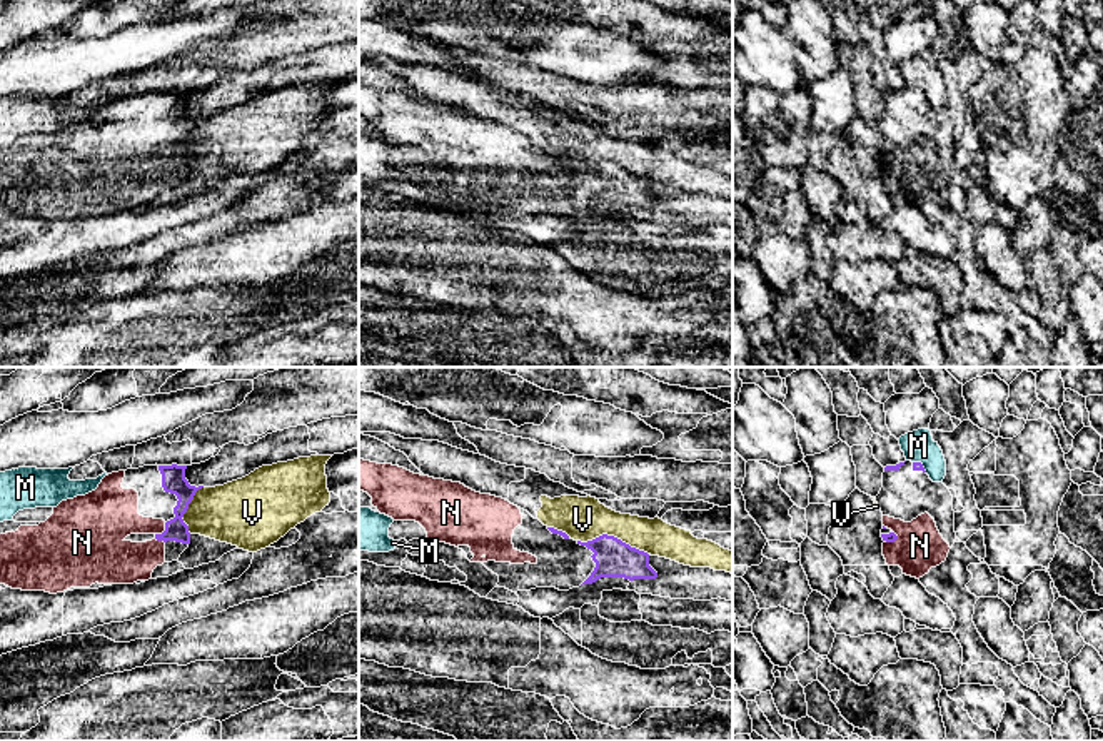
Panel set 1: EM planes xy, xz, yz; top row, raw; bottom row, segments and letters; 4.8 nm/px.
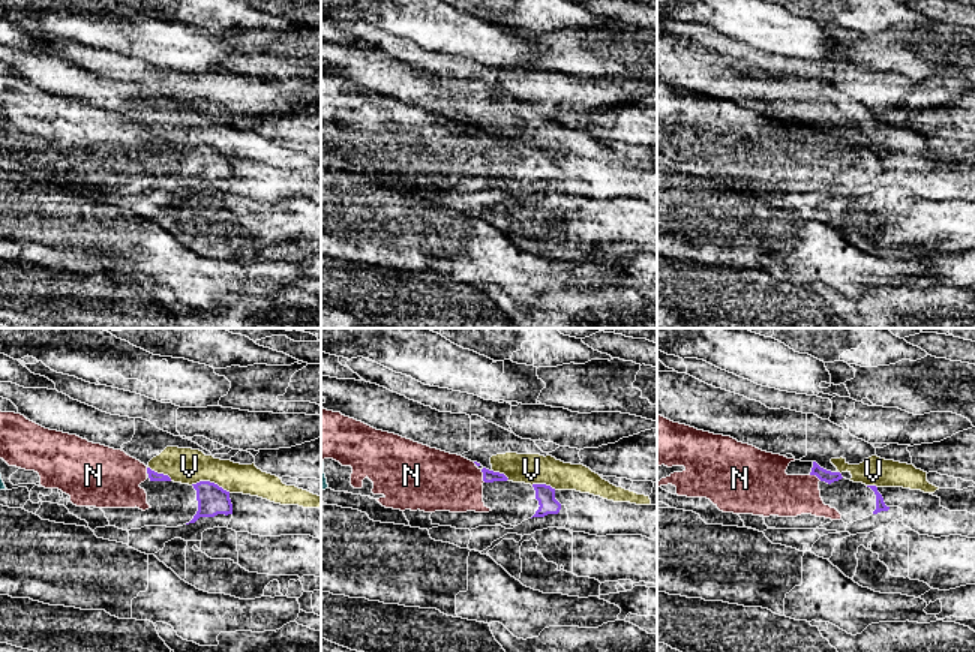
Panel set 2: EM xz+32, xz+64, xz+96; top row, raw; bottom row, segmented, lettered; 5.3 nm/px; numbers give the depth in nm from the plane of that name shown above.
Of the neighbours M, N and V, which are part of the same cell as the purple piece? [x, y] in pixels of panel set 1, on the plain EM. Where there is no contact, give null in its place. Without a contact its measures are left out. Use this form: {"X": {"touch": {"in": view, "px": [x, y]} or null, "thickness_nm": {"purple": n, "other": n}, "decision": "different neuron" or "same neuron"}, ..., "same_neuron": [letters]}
{"M": {"touch": {"in": "yz", "px": [921, 90]}, "thickness_nm": {"purple": 50, "other": 160}, "decision": "different neuron"}, "N": {"touch": {"in": "xy", "px": [164, 157]}, "thickness_nm": {"purple": 120, "other": 220}, "decision": "same neuron"}, "V": {"touch": {"in": "xz", "px": [613, 162]}, "thickness_nm": {"purple": 180, "other": 220}, "decision": "different neuron"}, "same_neuron": ["N"]}

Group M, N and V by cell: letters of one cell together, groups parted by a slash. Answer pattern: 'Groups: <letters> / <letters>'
Groups: M / N / V

